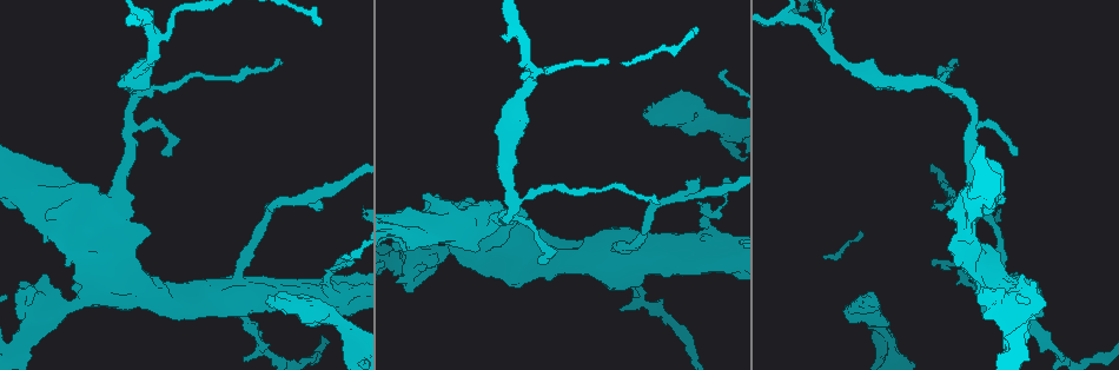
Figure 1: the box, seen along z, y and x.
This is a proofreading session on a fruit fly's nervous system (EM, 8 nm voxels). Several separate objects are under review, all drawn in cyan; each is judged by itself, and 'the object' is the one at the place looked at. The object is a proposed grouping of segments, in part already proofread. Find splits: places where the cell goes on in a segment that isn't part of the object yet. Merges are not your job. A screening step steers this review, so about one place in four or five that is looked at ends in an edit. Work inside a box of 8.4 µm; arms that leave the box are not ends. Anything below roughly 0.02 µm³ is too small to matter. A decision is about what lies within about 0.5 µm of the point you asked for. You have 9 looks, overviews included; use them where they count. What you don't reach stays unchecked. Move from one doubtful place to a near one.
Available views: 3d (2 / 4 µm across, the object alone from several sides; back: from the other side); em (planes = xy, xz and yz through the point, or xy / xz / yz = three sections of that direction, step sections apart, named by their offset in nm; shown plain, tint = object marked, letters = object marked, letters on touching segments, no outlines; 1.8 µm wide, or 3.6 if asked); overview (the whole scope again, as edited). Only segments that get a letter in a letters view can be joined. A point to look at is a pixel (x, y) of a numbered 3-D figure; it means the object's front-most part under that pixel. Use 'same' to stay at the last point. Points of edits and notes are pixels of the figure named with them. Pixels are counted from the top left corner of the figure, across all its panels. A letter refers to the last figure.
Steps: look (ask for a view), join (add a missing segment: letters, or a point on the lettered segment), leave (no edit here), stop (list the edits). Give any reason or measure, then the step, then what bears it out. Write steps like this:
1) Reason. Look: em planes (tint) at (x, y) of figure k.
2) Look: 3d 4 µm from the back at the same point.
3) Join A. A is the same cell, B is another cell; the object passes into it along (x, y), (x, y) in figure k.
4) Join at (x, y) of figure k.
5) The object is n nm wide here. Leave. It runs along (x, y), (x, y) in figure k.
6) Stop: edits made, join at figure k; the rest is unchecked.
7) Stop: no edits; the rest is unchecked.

Free end. Look: em yz step 4 (letters) at (30, 352) of figure 1.

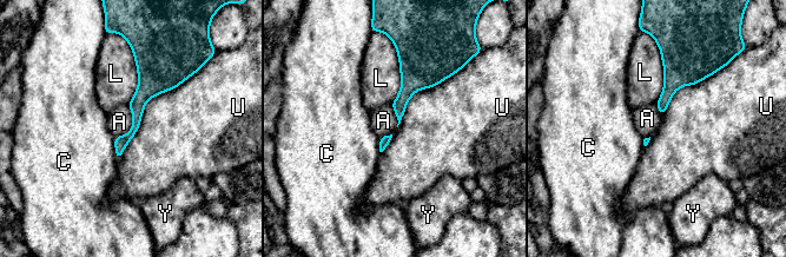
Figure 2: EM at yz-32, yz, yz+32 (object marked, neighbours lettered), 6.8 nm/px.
Leave. A, C, L, U and Y are other cells; a border runs along (129, 104), (132, 126), (114, 137) in figure 2; none of them fits.

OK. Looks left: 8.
Branch stops here. Look: em 3.6 µm xz step 8 (tint) at (326, 317) of figure 1.

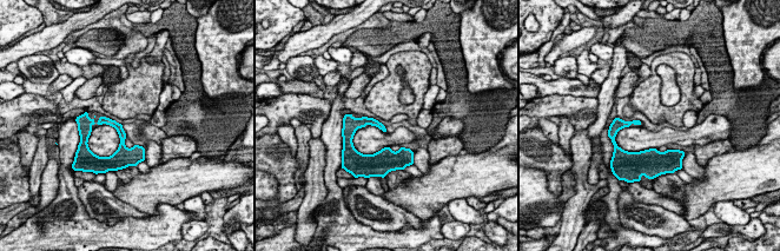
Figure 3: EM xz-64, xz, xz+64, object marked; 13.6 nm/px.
Look: em 3.6 µm yz step 4 (letters) at the same point.

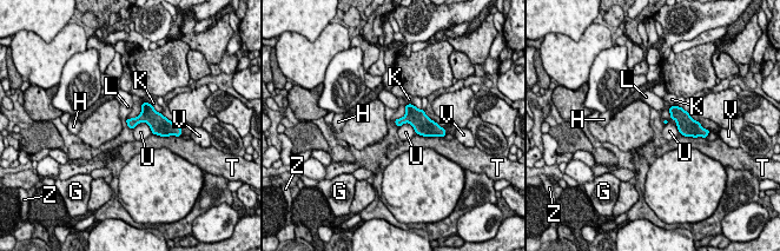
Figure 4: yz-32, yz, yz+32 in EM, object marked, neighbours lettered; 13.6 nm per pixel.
Leave. G, H, K, L, T, U, V and Z are other cells; a border runs along (132, 129), (146, 123), (152, 132) in figure 4; none of them fits.

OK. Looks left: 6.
Tapers out. Look: em planes (letters) at (933, 208) of figure 1.

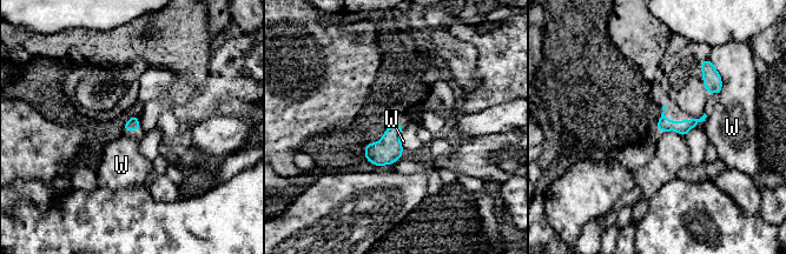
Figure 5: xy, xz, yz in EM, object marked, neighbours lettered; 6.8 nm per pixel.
Leave. W is another cell; a border runs along (713, 66), (721, 81), (719, 94) in figure 5; none of them fits.

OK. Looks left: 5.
Touches itself. Look: em 3.6 µm yz step 16 (tint) at (31, 183) of figure 1.

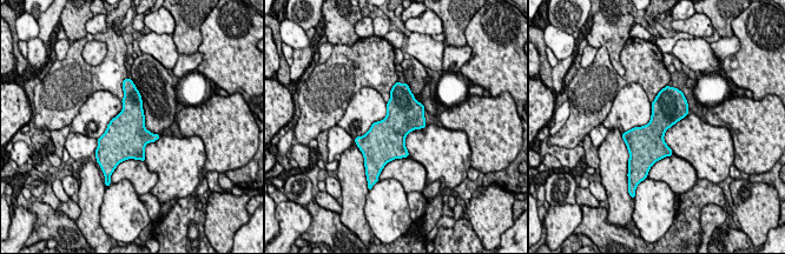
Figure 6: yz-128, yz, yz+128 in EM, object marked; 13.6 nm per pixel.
Another direction. Look: em 3.6 µm xz step 4 (letters) at the same point.

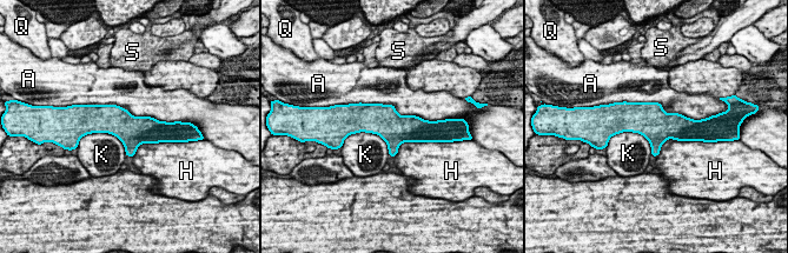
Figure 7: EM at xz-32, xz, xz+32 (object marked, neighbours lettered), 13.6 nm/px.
Leave. A, H, K, Q and S are other cells; a border runs along (361, 101), (432, 121) in figure 7; no lettered segment goes on from it.

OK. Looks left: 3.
Stop: no edits; the rest is unchecked.

